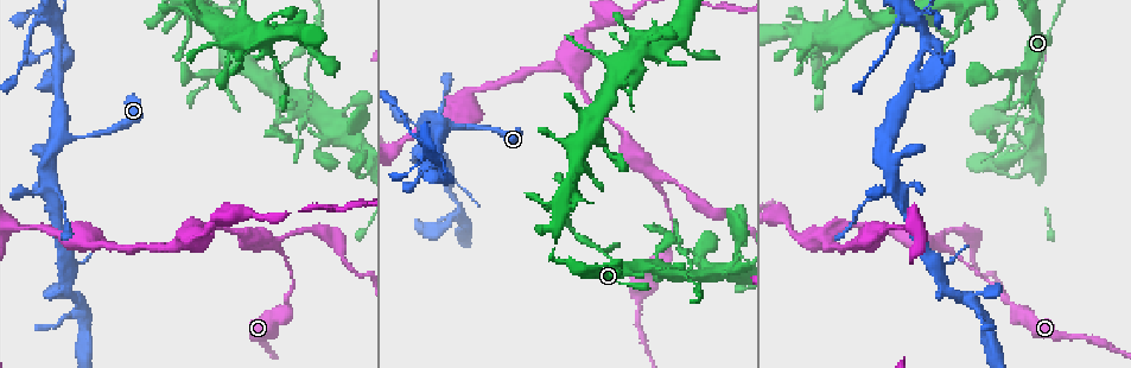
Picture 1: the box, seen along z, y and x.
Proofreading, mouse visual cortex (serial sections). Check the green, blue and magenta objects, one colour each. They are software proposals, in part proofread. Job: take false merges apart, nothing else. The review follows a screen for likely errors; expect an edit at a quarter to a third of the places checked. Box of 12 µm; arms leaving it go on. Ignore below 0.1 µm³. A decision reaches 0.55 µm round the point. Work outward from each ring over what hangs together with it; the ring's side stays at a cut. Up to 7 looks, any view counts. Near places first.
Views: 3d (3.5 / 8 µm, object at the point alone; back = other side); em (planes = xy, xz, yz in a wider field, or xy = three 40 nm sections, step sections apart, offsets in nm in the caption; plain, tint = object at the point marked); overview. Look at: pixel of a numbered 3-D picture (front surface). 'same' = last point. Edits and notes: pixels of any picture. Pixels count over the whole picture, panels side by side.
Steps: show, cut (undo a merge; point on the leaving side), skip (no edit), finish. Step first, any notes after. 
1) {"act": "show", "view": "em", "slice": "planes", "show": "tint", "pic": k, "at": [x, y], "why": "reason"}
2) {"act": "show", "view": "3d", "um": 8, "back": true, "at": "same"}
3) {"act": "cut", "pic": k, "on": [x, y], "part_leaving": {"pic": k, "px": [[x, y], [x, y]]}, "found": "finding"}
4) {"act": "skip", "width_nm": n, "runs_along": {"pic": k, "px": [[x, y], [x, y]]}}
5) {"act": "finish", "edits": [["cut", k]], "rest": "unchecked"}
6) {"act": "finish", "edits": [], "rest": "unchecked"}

{"act": "show", "view": "3d", "um": 3.5, "pic": 1, "at": [607, 257], "why": "calibre changes"}

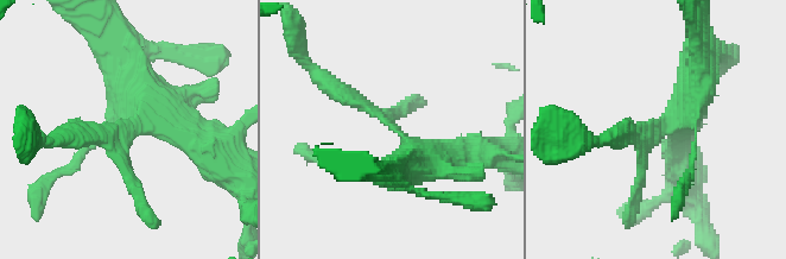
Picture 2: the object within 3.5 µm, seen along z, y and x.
{"act": "show", "view": "em", "slice": "xy", "step": 5, "show": "tint", "pic": 2, "at": [394, 129], "why": "need the tissue"}

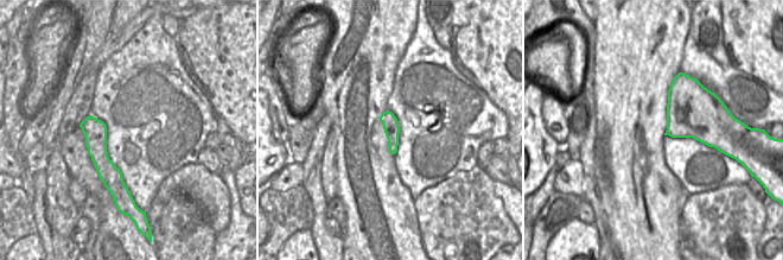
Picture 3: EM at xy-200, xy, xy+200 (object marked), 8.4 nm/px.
{"act": "skip", "runs_along": {"pic": 2, "px": [[403, 171], [420, 162], [403, 134], [330, 82]]}, "found": "one cell here"}

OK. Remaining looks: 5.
{"act": "show", "view": "3d", "um": 3.5, "pic": 1, "at": [305, 125], "why": "thin neck"}

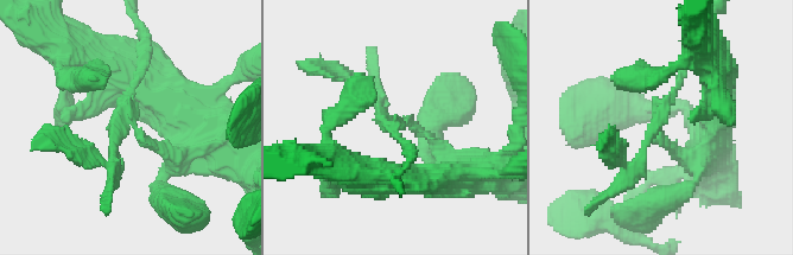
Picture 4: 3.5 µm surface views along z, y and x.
{"act": "show", "view": "em", "slice": "xy", "step": 2, "show": "plain", "pic": 4, "at": [659, 120], "why": "shape alone is not enough"}

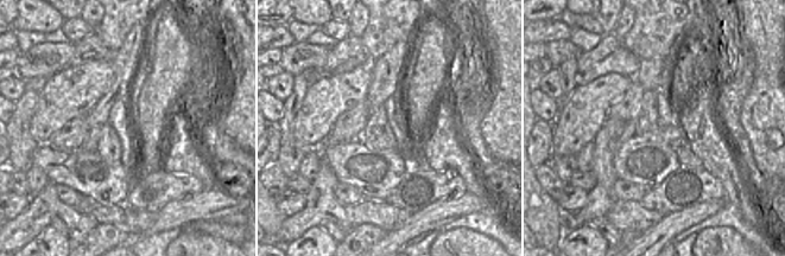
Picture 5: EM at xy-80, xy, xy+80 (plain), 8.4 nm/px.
{"act": "show", "view": "em", "slice": "xy", "step": 2, "show": "tint", "at": "same"}

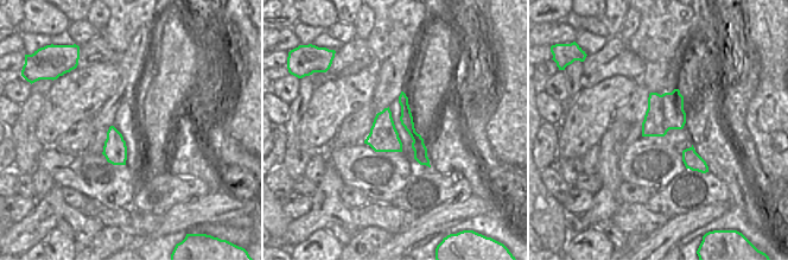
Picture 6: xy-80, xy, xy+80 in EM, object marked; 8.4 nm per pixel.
{"act": "cut", "pic": 4, "on": [642, 157], "part_leaving": {"pic": 4, "px": [[400, 123], [404, 169]]}, "found": "two cells meet here"}

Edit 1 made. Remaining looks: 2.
{"act": "show", "view": "3d", "um": 8, "back": true, "pic": 1, "at": [657, 178]}

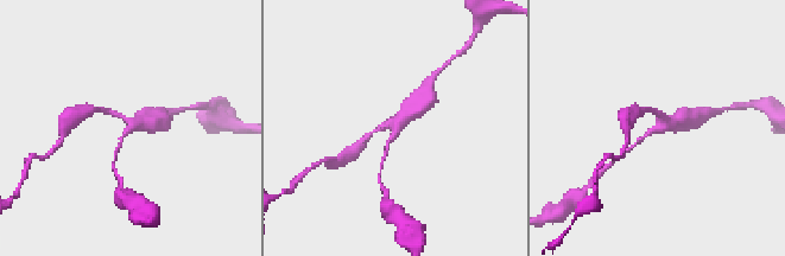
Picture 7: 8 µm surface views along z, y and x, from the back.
{"act": "show", "view": "em", "slice": "xy", "step": 3, "show": "tint", "pic": 7, "at": [131, 125], "why": "shape alone is not enough"}

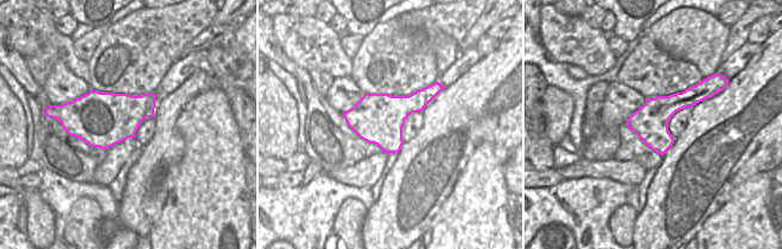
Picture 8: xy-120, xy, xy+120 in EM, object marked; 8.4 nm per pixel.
{"act": "skip", "runs_along": {"pic": 7, "px": [[386, 149], [397, 125], [423, 101]]}, "found": "continuous, no second cell"}

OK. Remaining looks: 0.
{"act": "finish", "edits": [["cut", 4]], "rest": "unchecked"}

